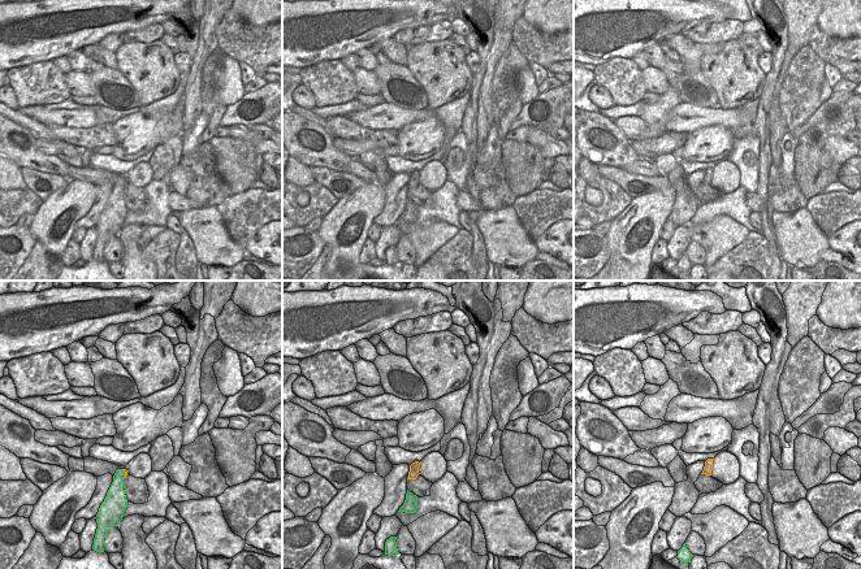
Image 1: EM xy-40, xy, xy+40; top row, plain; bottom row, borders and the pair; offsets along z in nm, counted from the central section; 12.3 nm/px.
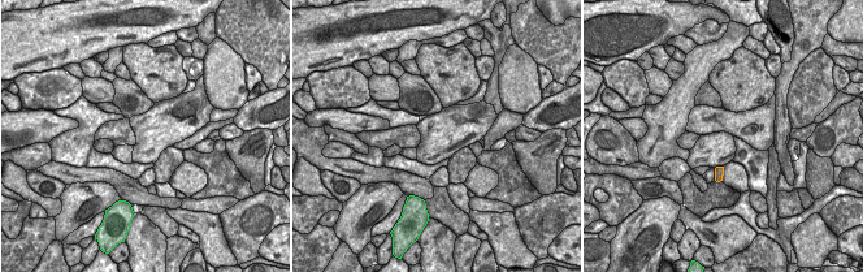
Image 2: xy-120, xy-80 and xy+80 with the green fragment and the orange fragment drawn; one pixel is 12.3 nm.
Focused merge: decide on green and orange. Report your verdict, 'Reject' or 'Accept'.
Accept.

